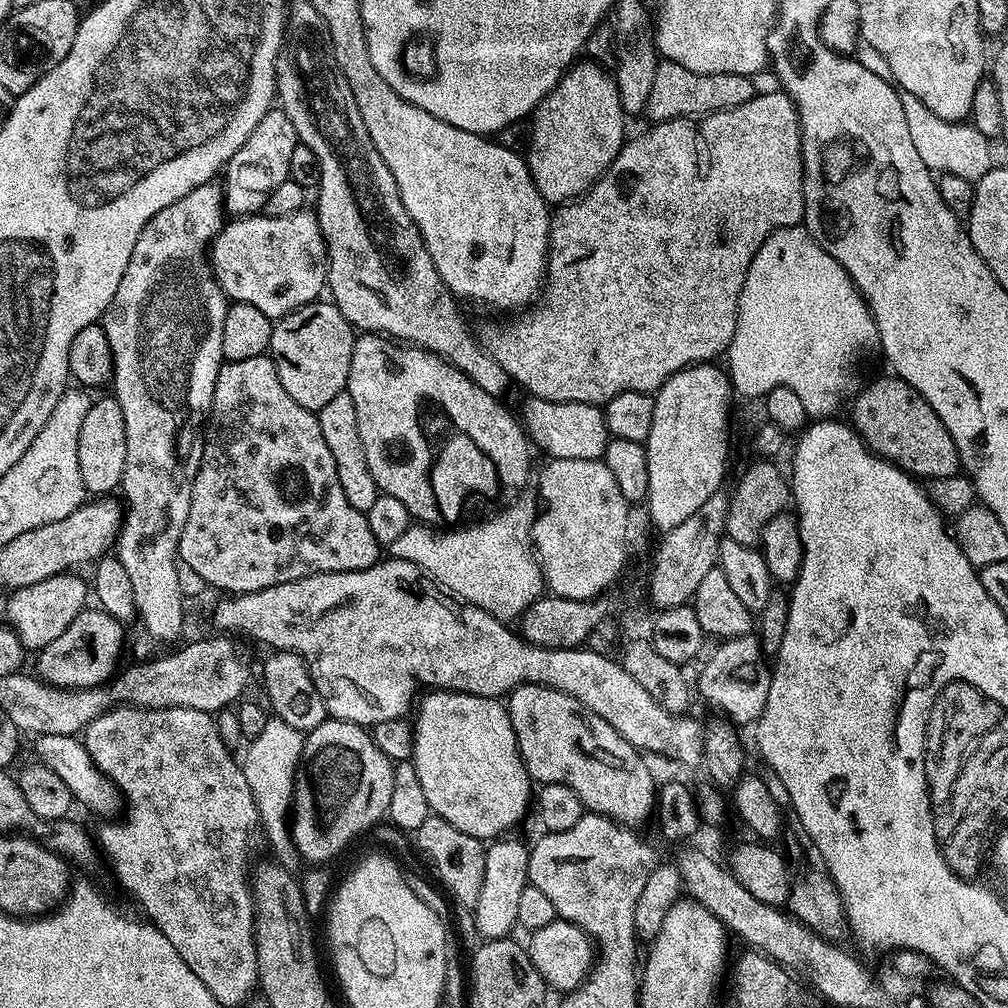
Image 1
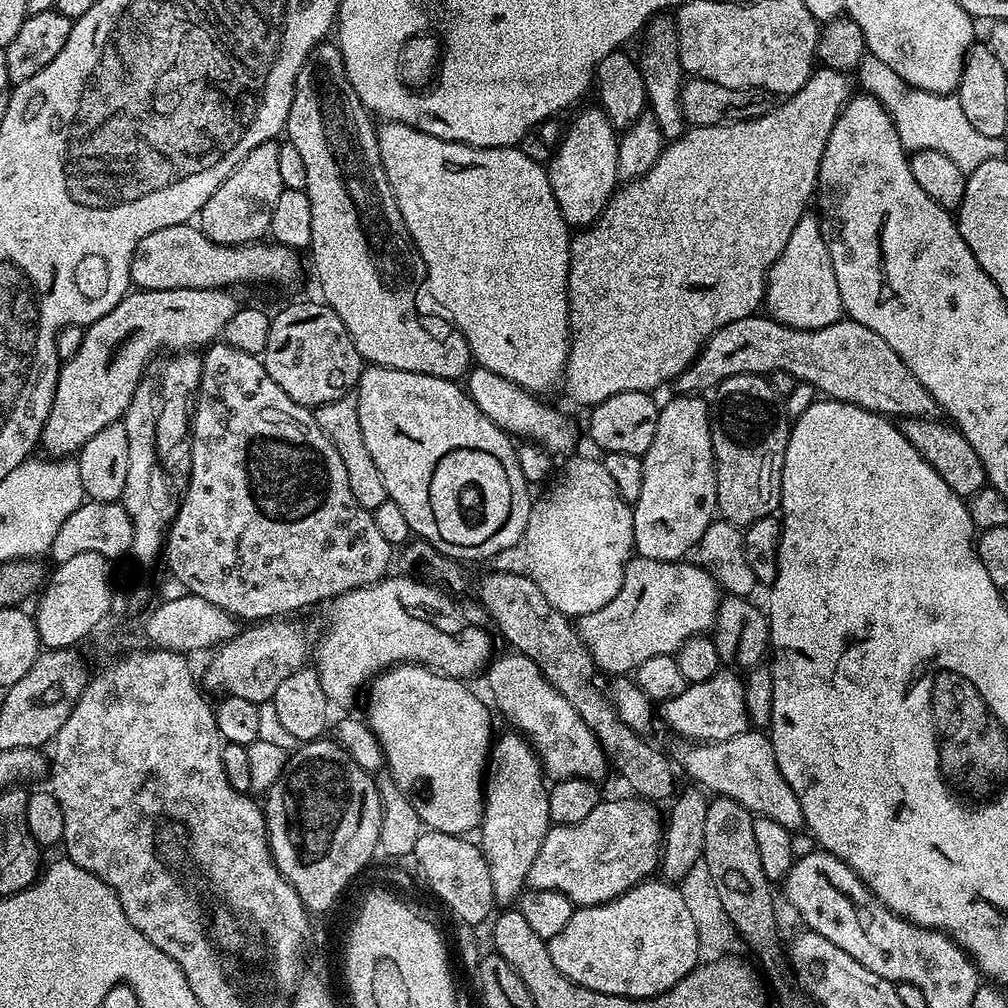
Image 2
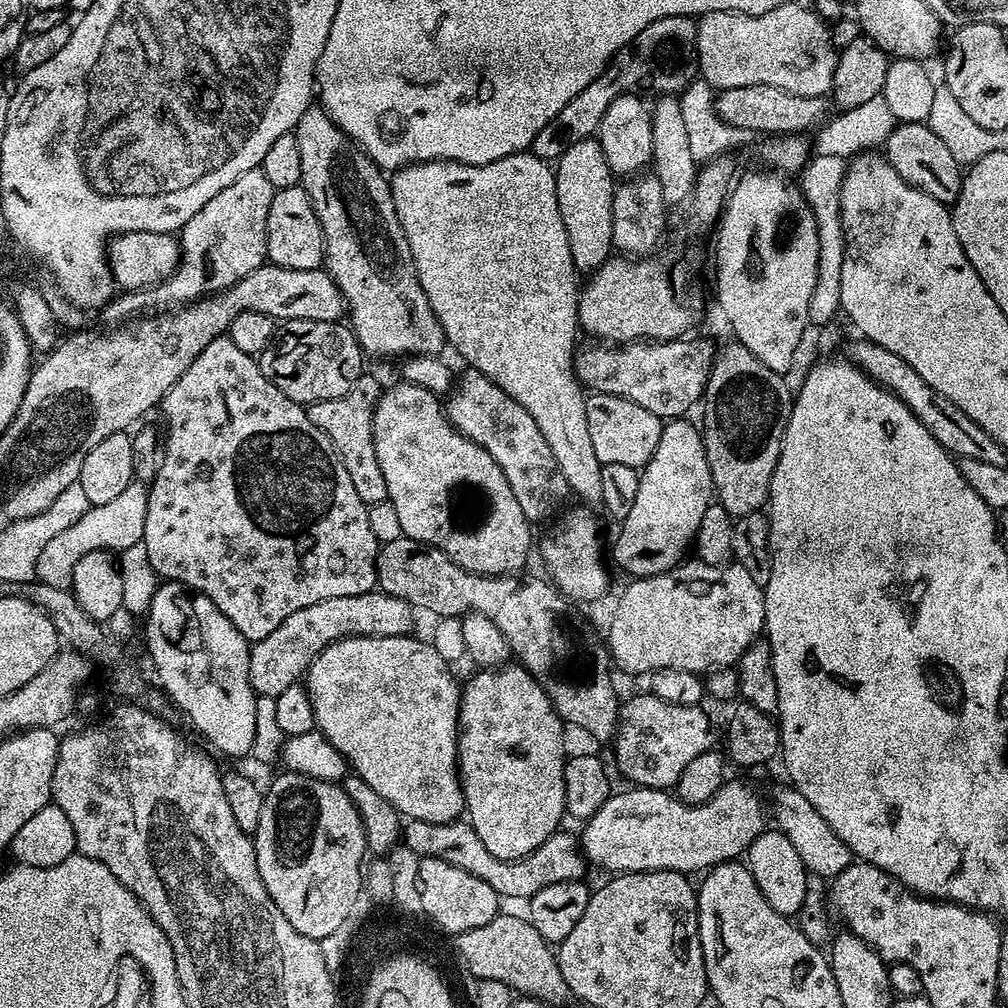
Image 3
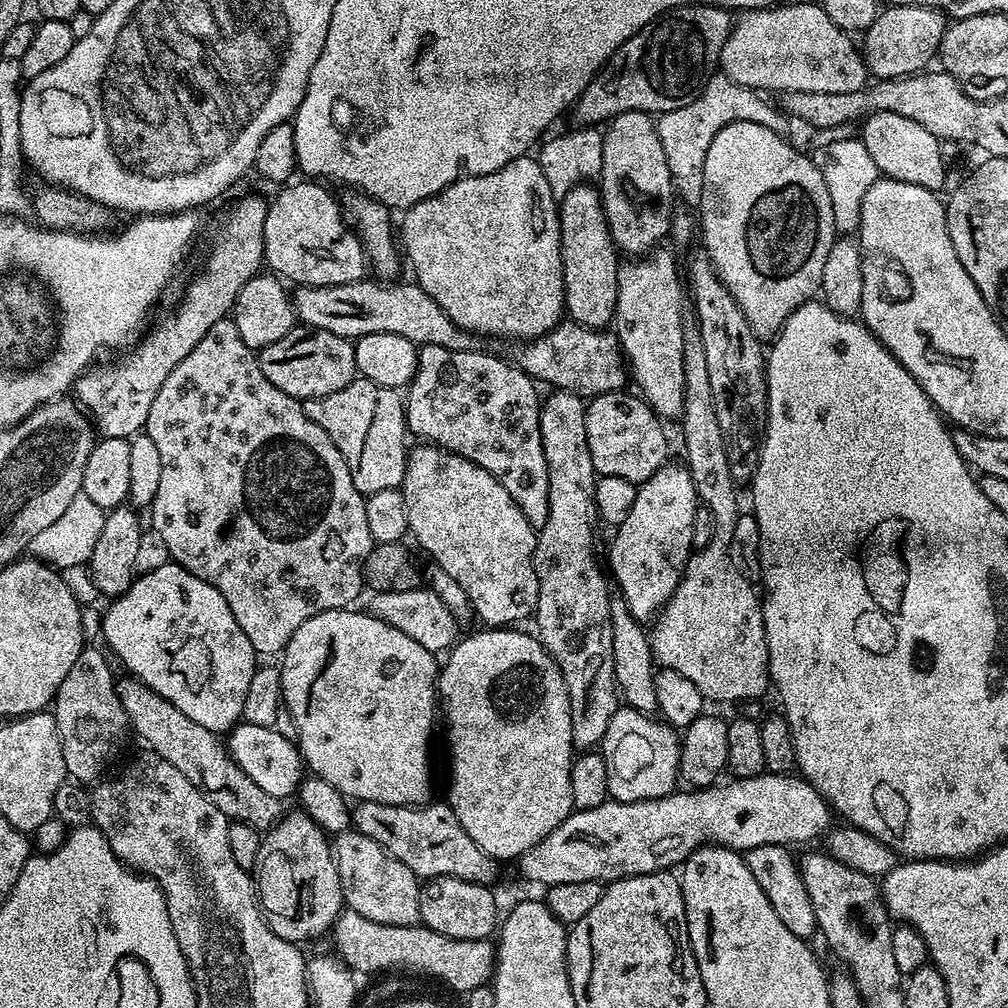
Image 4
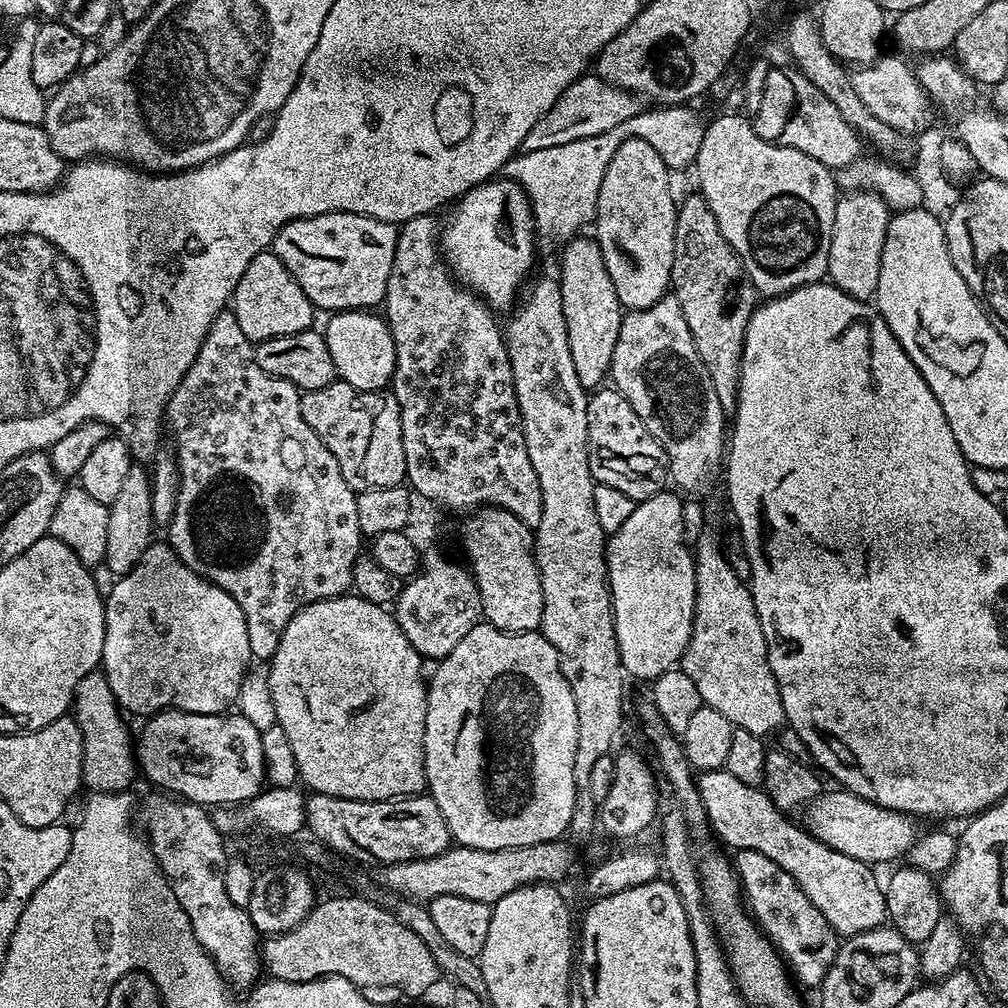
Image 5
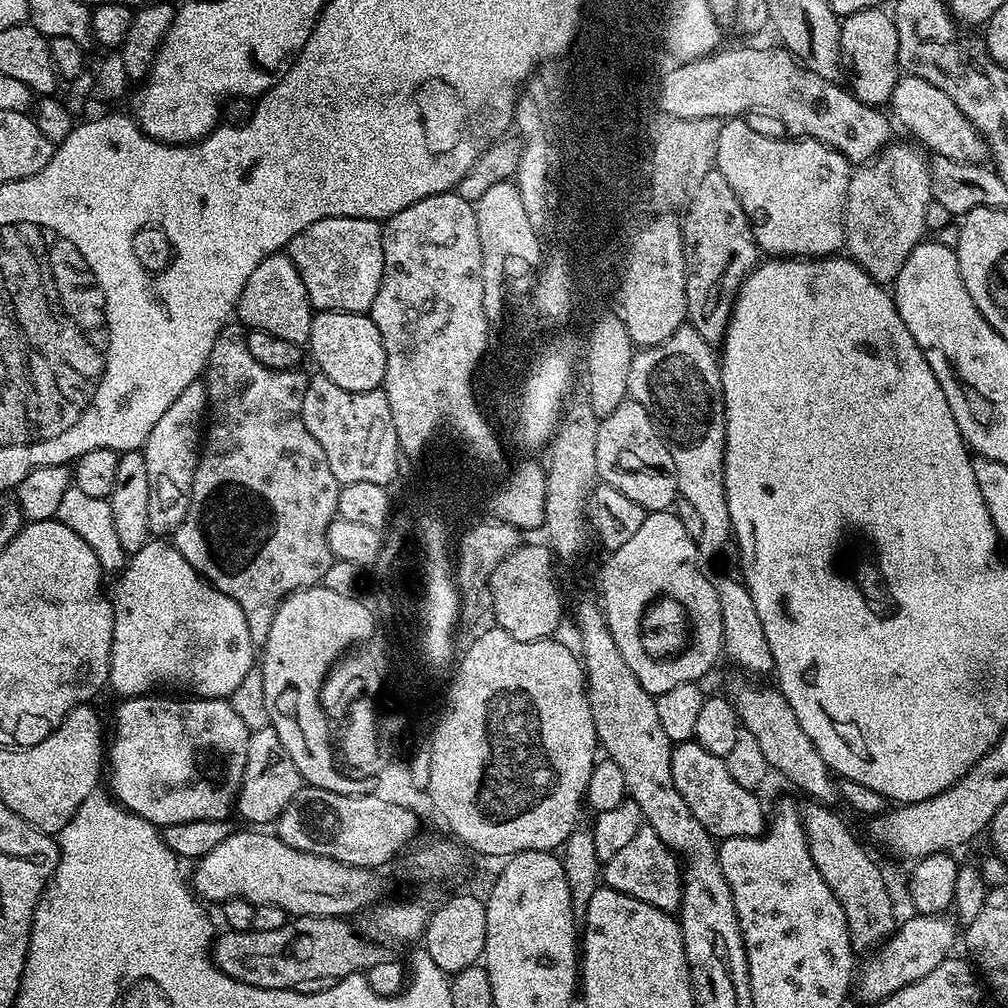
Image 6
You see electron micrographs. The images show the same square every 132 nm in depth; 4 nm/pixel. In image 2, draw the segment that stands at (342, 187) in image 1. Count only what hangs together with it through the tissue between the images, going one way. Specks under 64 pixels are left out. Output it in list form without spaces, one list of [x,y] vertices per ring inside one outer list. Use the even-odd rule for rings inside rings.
[[[321,42],[313,48],[311,54],[306,58],[306,62],[298,70],[296,79],[296,89],[294,90],[294,102],[290,106],[288,123],[286,125],[287,139],[298,146],[298,154],[302,154],[302,163],[306,166],[306,191],[310,198],[310,253],[312,252],[312,268],[316,271],[316,280],[320,283],[320,292],[323,303],[328,304],[338,318],[342,318],[342,326],[350,334],[354,346],[358,350],[361,361],[369,365],[377,364],[383,368],[393,368],[394,370],[406,370],[407,372],[421,372],[430,374],[434,378],[446,378],[447,380],[459,381],[467,377],[473,367],[472,351],[466,342],[464,335],[457,328],[452,327],[447,319],[436,320],[433,324],[423,324],[416,317],[416,295],[422,292],[422,285],[425,283],[424,263],[420,257],[420,252],[414,247],[412,235],[406,230],[406,222],[402,222],[402,214],[398,210],[398,202],[392,193],[390,182],[386,178],[386,170],[382,166],[382,158],[378,154],[378,142],[376,141],[377,125],[370,115],[364,103],[358,98],[354,86],[348,81],[348,75],[344,69],[342,56],[339,47],[335,43]]]

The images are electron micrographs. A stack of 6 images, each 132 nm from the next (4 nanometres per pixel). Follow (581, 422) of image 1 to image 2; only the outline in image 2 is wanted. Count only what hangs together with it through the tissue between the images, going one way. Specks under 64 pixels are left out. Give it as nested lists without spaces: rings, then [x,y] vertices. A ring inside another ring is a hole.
[[[479,366],[473,367],[466,377],[466,391],[474,406],[478,406],[478,410],[482,410],[490,422],[513,437],[524,436],[520,438],[541,446],[549,454],[568,452],[576,444],[578,434],[570,419],[558,409],[542,402],[543,399],[537,393],[519,388],[514,382],[502,378],[502,374],[494,374]]]

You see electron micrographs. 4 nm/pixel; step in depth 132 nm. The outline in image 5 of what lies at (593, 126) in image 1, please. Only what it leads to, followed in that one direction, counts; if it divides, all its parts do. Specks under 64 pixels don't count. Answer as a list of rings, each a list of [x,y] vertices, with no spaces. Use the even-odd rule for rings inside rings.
[[[592,238],[580,239],[569,240],[559,253],[558,281],[574,367],[582,386],[587,390],[596,390],[605,383],[612,370],[614,342],[618,342],[622,309],[618,294],[614,294],[614,282],[610,282],[610,270],[606,270],[606,262],[602,262],[599,244]]]

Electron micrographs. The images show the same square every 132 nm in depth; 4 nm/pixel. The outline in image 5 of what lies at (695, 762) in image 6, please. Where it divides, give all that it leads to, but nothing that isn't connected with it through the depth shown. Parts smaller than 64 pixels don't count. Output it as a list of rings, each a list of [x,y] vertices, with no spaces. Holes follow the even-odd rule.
[[[721,770],[699,773],[696,789],[715,839],[717,836],[732,850],[754,850],[778,862],[778,866],[782,866],[782,870],[786,870],[786,874],[802,886],[802,894],[806,894],[806,898],[822,910],[822,918],[830,922],[837,937],[857,936],[881,927],[888,920],[884,888],[881,881],[880,884],[876,881],[872,873],[875,871],[869,865],[858,862],[858,858],[838,854],[838,850],[830,850],[830,846],[818,842],[818,838],[776,808],[763,787],[746,786],[746,782],[738,782],[734,774]]]

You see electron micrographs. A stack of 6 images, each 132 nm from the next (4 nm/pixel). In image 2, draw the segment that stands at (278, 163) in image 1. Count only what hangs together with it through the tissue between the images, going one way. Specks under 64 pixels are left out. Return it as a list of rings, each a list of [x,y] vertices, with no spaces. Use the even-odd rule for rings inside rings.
[[[269,142],[250,150],[246,158],[210,194],[198,217],[198,227],[219,244],[255,244],[269,235],[272,226],[274,202],[284,193],[284,183],[278,175],[280,144]]]

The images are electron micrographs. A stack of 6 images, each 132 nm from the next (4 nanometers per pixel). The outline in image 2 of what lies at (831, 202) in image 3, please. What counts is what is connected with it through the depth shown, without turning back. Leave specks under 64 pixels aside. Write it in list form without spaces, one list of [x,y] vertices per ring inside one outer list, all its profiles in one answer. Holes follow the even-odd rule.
[[[805,214],[794,226],[786,250],[768,269],[766,308],[772,319],[789,328],[821,328],[838,322],[845,315],[842,294],[838,294],[838,278],[830,262],[828,241],[822,231],[819,215]]]

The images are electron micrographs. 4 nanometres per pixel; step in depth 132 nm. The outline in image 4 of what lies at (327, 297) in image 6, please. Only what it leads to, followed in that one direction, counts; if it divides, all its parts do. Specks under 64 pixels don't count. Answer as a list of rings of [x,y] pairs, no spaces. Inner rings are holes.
[[[296,183],[281,187],[277,191],[281,192],[271,197],[264,231],[264,259],[267,267],[272,267],[269,269],[277,277],[285,281],[293,280],[293,285],[306,288],[342,286],[365,279],[364,246],[344,221],[339,199],[335,195],[331,196],[320,185],[323,183]]]

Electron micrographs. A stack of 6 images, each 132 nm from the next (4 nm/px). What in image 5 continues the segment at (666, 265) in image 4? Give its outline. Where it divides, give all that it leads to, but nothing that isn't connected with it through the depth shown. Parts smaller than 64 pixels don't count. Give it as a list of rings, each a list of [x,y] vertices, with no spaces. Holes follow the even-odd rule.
[[[665,294],[661,300],[654,302],[654,306],[623,313],[618,342],[614,342],[610,380],[616,391],[626,398],[626,402],[634,406],[634,414],[642,418],[646,430],[650,430],[650,434],[654,434],[654,438],[666,450],[671,481],[684,490],[706,487],[724,458],[726,414],[722,410],[722,402],[718,402],[714,382],[710,382],[710,374],[694,346],[690,326],[686,326],[686,314],[682,314],[682,306],[676,296]]]

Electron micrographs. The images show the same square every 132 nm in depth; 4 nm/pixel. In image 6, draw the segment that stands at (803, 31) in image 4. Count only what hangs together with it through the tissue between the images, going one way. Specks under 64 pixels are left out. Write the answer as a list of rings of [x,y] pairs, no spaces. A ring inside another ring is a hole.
[[[901,75],[892,91],[891,108],[895,123],[899,127],[901,124],[906,131],[913,132],[921,141],[916,140],[929,153],[957,160],[959,163],[979,164],[985,159],[986,145],[983,136],[968,121],[966,114],[962,114],[962,110],[958,110],[958,106],[954,106],[954,102],[950,102],[950,98],[942,94],[942,90],[938,90],[938,86],[930,86],[926,78]]]

